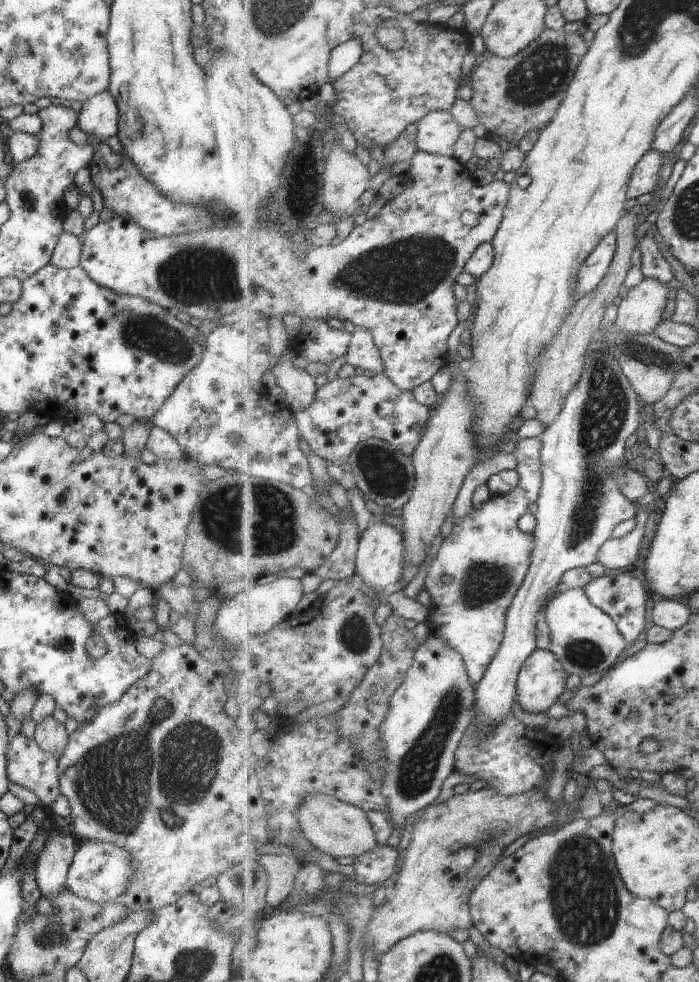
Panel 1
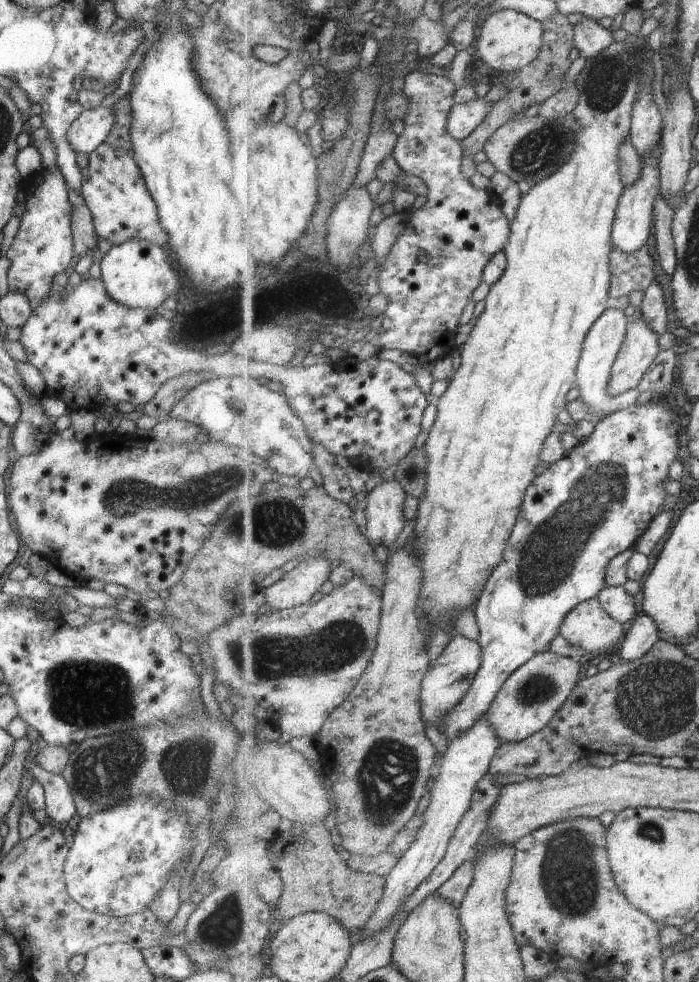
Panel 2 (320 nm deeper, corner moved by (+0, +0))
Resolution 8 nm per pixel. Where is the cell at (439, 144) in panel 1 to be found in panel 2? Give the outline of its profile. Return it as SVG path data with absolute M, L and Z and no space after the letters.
M477 97L468 103L456 103L449 113L448 131L463 142L484 122L492 110L492 104L492 101L483 100L483 97Z

